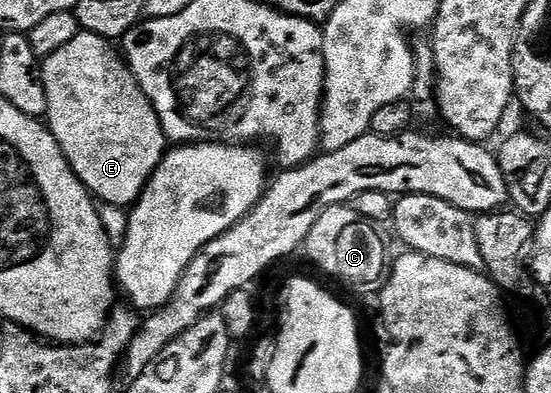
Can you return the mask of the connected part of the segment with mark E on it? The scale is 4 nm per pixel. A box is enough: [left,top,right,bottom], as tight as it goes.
[41,30,168,209]

